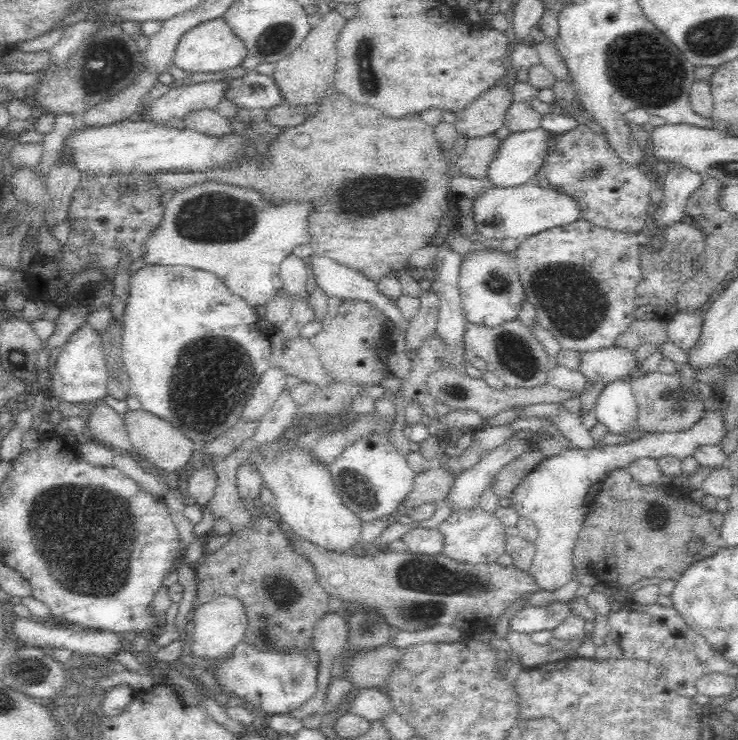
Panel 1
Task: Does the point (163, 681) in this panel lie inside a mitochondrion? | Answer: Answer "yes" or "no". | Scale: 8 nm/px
no

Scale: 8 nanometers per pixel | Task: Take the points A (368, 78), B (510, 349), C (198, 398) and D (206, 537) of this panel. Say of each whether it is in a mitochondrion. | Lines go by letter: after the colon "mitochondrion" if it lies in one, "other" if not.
A: mitochondrion
B: mitochondrion
C: mitochondrion
D: other

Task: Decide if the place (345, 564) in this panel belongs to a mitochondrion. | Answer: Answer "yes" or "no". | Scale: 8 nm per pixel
no

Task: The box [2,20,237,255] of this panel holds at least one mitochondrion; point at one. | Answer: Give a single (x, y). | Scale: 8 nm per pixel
(105, 66)

